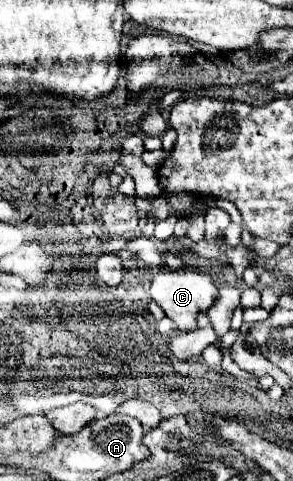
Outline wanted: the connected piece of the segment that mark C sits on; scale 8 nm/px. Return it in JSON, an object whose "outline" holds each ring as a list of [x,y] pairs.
{"outline":[[[195,271],[155,275],[151,283],[151,299],[165,311],[165,315],[177,325],[179,331],[191,331],[197,327],[197,317],[213,305],[215,293],[217,293],[217,287],[211,281],[211,277]]]}

